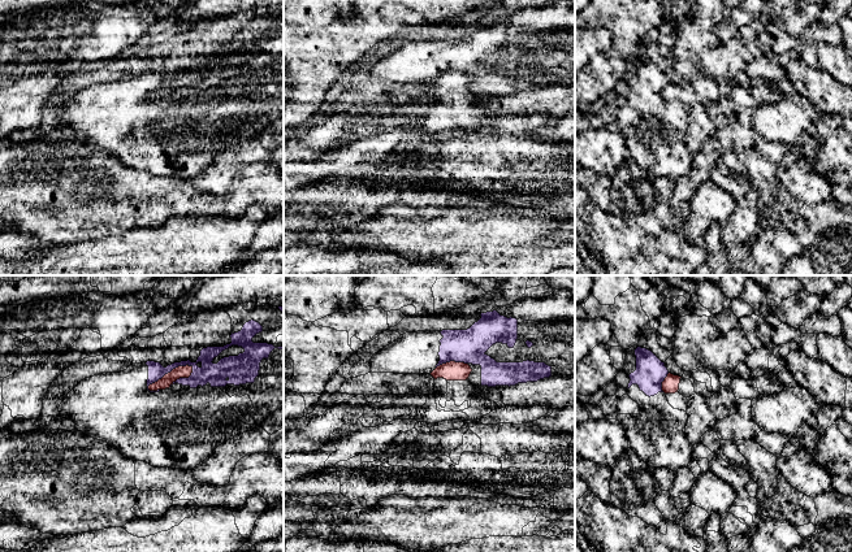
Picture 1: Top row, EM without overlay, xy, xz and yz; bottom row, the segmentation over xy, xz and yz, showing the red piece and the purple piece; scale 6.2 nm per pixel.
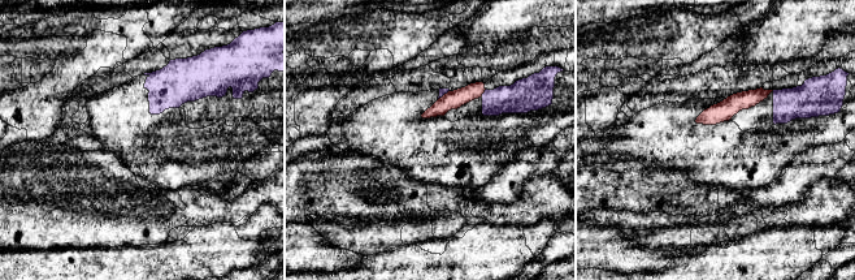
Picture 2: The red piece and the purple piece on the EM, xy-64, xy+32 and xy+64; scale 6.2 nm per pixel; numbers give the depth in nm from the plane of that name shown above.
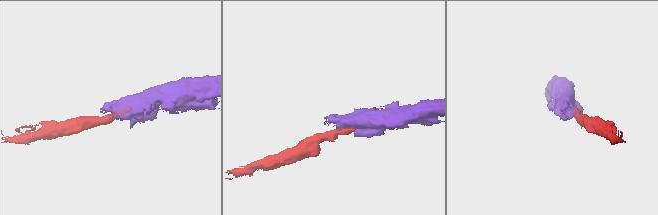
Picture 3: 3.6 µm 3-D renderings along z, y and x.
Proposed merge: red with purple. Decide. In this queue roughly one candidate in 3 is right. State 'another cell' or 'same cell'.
another cell

